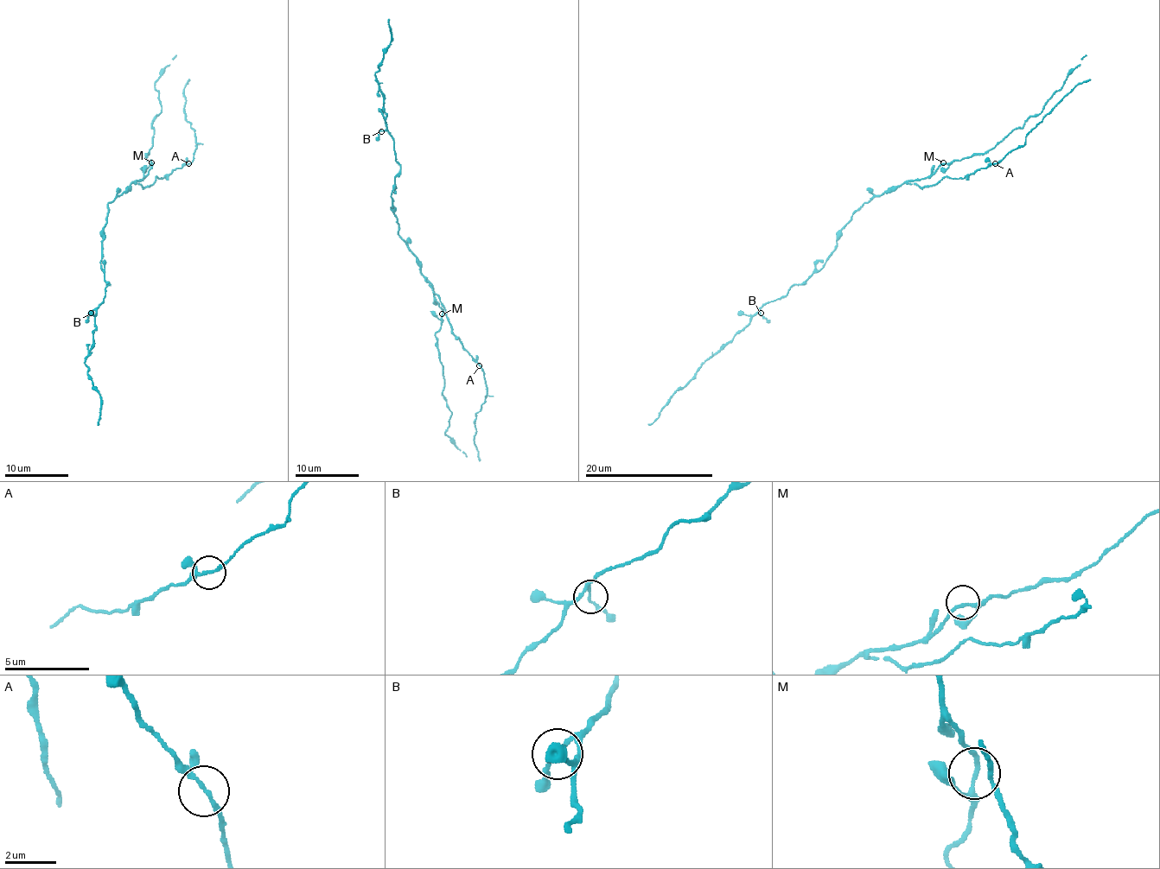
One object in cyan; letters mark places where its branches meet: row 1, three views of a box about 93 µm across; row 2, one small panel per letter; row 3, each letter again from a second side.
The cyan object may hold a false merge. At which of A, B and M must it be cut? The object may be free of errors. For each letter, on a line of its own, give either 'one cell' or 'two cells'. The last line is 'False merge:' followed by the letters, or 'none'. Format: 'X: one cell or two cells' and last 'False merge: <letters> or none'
A: one cell
B: one cell
M: one cell
False merge: none

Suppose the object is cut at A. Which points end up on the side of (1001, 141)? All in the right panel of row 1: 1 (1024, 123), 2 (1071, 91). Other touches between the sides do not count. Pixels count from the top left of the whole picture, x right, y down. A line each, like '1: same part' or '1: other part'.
1: same part
2: other part

